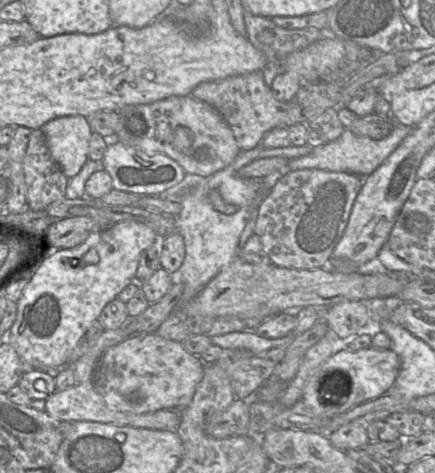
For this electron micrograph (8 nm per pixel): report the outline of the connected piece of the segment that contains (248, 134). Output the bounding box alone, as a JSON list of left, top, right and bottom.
[190,70,289,151]

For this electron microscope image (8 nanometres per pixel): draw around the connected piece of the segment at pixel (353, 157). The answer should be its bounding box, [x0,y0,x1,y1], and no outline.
[261,121,413,192]

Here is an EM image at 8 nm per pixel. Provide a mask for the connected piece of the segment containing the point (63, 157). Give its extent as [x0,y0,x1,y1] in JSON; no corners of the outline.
[41,117,92,178]

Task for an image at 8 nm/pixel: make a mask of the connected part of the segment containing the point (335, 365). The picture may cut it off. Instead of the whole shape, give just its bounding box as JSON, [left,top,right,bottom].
[301,349,400,418]

